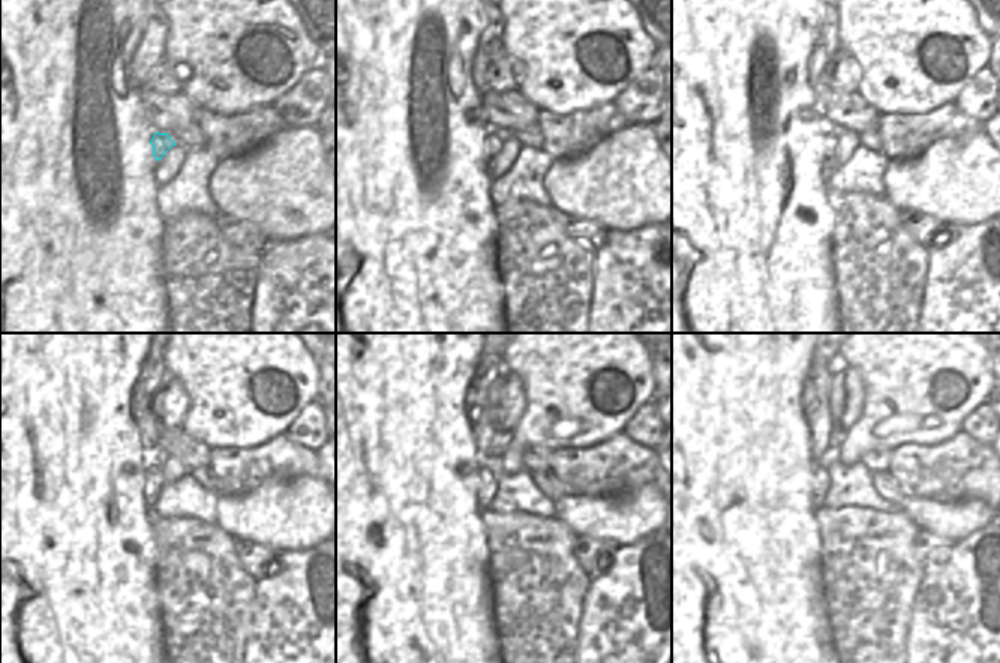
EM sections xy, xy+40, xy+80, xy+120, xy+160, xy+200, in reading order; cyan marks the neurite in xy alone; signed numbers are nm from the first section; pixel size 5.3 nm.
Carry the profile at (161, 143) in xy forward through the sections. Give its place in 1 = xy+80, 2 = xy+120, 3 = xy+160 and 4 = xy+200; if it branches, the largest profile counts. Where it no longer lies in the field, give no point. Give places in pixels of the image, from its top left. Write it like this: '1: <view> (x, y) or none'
1: xy+80 (831, 137)
2: xy+120 (155, 480)
3: xy+160 (488, 485)
4: xy+200 (820, 482)

